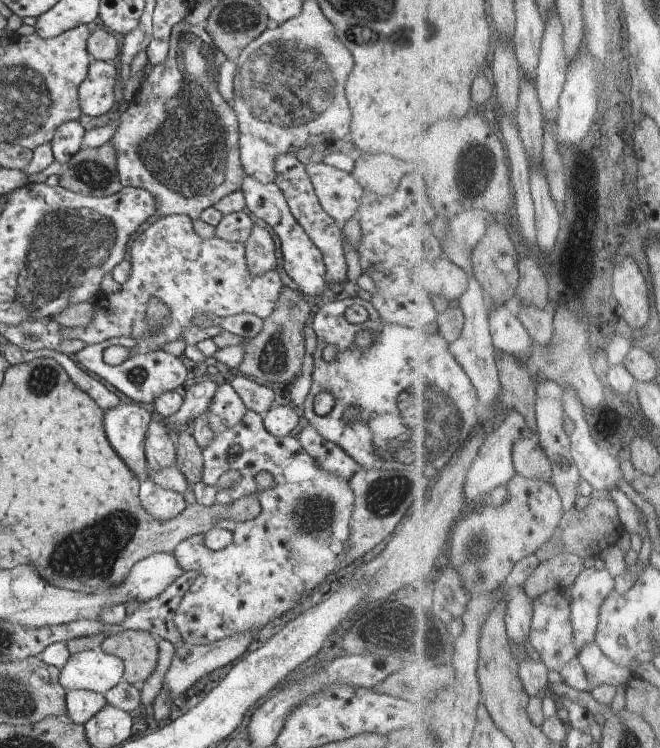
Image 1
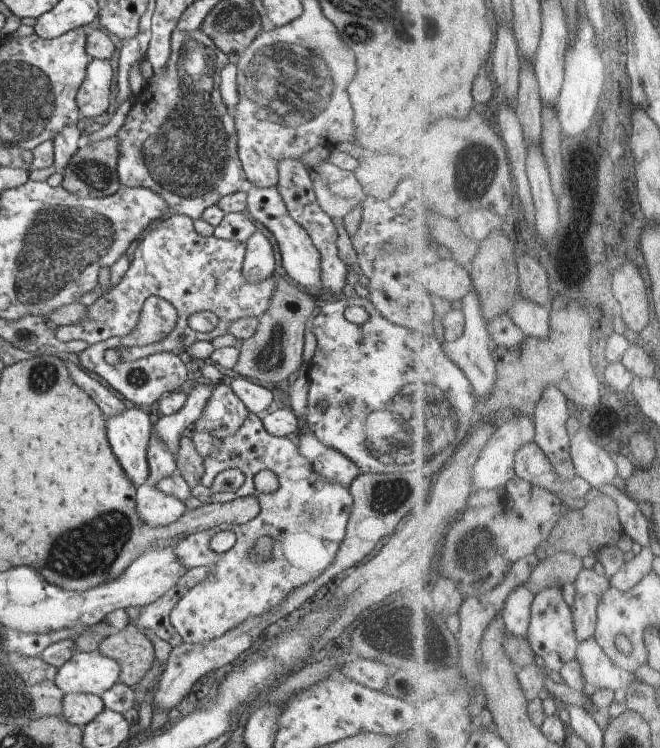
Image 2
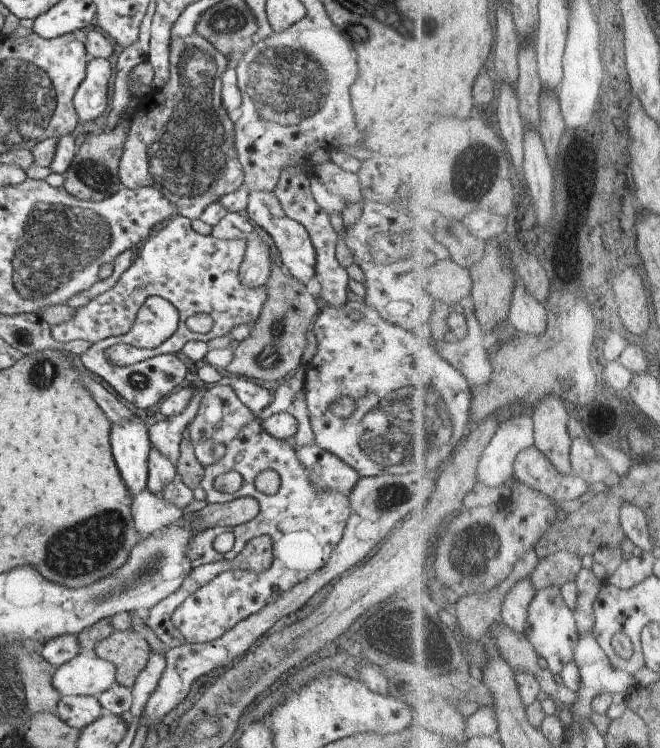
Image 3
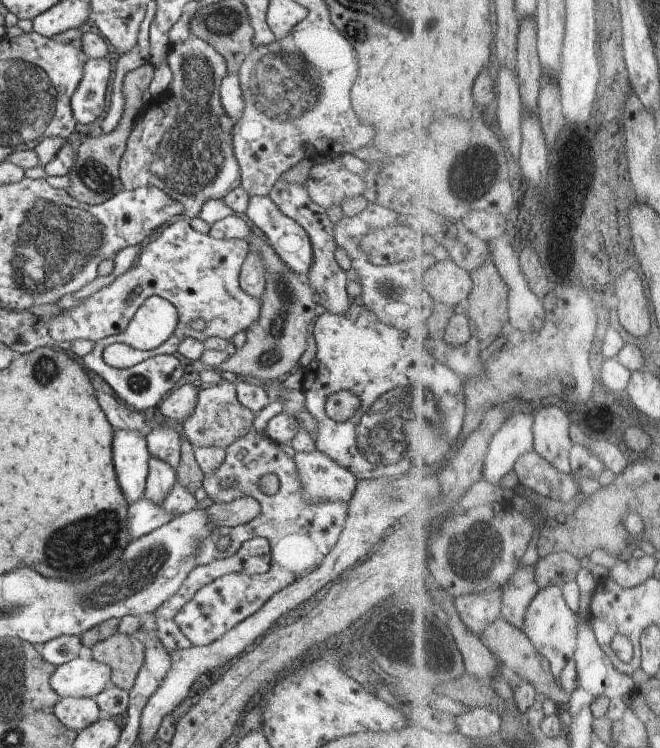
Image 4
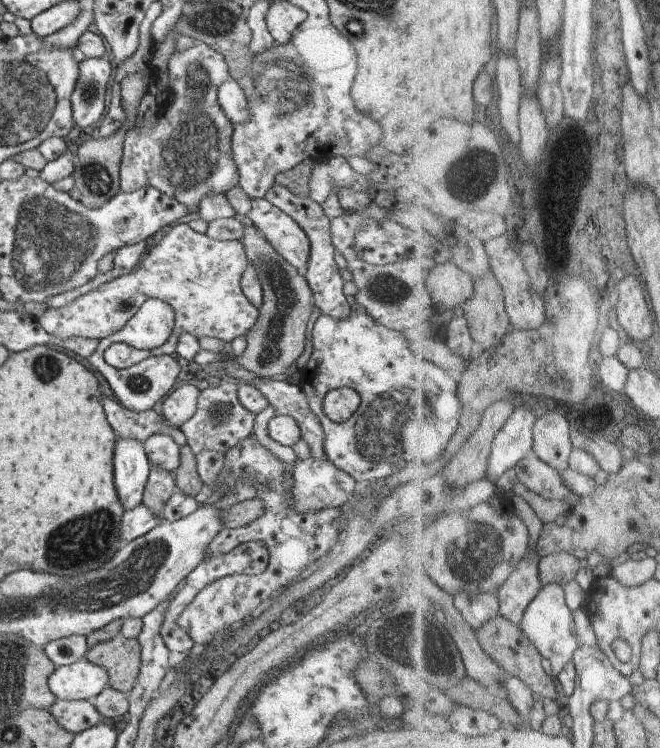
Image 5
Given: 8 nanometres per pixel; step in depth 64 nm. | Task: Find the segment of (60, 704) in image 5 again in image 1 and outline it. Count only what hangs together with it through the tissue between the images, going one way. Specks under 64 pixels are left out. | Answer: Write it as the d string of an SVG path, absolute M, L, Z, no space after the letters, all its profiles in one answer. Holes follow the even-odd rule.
M73 690L66 692L65 703L67 718L76 724L83 725L106 706L107 700L103 694L94 691Z

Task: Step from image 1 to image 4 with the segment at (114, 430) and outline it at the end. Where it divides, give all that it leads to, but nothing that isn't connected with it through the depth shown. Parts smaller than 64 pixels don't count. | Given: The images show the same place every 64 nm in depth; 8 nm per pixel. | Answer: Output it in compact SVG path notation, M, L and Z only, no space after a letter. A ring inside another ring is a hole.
M115 431L112 452L117 481L130 506L144 498L152 457L146 437L139 431Z

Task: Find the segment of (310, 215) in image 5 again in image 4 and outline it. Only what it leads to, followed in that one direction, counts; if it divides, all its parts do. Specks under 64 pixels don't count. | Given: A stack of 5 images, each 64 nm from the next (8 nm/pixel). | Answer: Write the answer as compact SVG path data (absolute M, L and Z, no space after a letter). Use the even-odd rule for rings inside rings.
M282 179L272 186L272 190L267 194L270 200L286 215L295 220L306 232L311 240L313 248L313 259L306 276L306 281L314 286L318 301L328 312L341 315L350 308L350 298L346 293L346 270L341 268L334 257L337 244L333 233L333 223L319 204L316 204L307 193L306 186L288 183Z

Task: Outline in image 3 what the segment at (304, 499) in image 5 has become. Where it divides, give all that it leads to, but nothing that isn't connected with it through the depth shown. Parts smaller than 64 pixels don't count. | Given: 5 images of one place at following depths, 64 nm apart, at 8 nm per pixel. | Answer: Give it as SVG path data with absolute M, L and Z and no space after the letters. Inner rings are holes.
M316 444L303 446L296 450L296 454L316 492L336 491L348 497L360 477L335 454L322 450Z

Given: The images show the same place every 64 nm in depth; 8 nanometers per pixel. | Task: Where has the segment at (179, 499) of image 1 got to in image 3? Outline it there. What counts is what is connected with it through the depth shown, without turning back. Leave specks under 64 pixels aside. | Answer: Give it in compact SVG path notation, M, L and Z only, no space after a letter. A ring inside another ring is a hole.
M146 488L133 498L131 513L135 531L140 537L145 538L178 521L184 511L166 501L162 494L152 494Z

